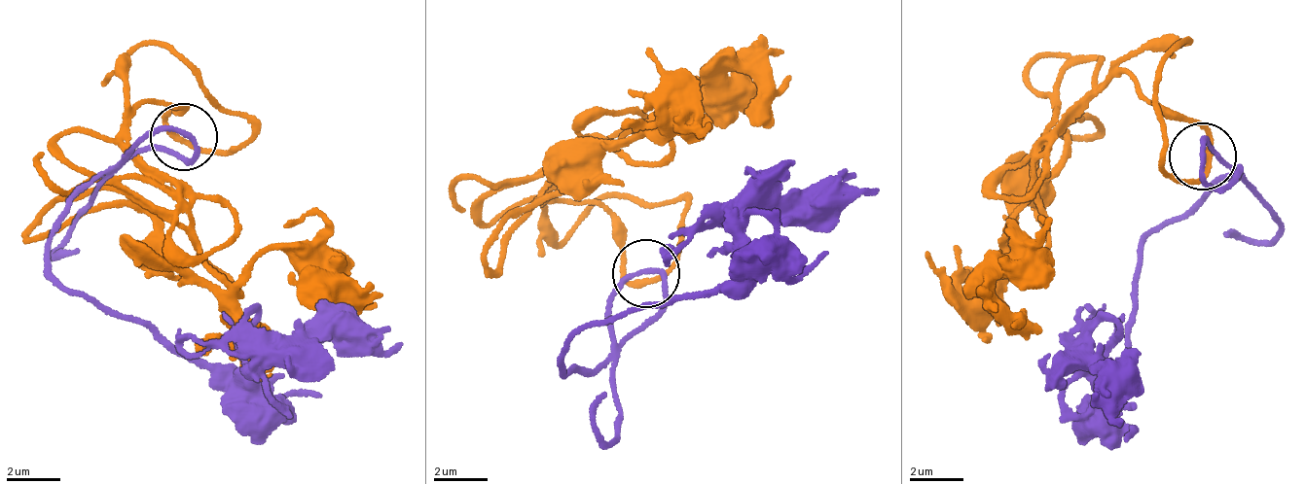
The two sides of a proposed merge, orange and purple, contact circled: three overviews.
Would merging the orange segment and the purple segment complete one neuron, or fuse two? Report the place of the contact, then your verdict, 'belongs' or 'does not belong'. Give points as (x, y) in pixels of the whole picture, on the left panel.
at (184, 137); belongs

